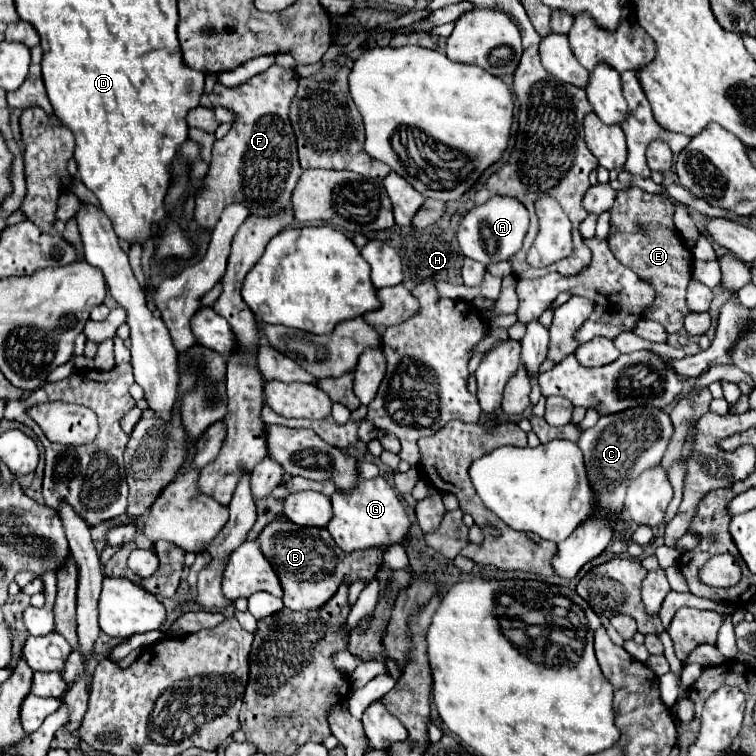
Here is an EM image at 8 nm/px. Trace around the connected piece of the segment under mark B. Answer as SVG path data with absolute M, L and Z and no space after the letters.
M275 521L265 527L265 531L259 535L261 551L263 555L273 563L281 583L283 583L283 603L285 607L293 611L303 611L303 609L321 609L339 589L341 583L355 583L355 581L365 581L369 583L381 563L381 553L379 551L367 551L359 555L347 555L339 551L335 545L327 545L321 539L321 533L317 531L315 535L303 533L303 527L291 523L291 521Z

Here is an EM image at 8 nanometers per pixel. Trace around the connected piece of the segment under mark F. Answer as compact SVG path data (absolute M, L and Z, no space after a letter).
M271 65L267 71L251 77L249 81L245 81L237 87L225 87L221 83L215 83L213 91L209 93L209 101L213 103L213 107L221 105L221 107L231 109L237 119L235 119L233 127L229 129L229 133L221 141L215 141L213 161L211 161L209 173L205 177L205 187L199 193L199 197L195 199L195 221L203 229L213 231L223 207L227 207L231 203L243 203L255 215L273 215L291 203L293 189L299 181L299 175L303 173L303 169L297 161L297 143L295 143L295 133L293 133L291 121L289 121L289 107L297 93L297 81L299 81L299 77L295 71L283 69L279 65Z

